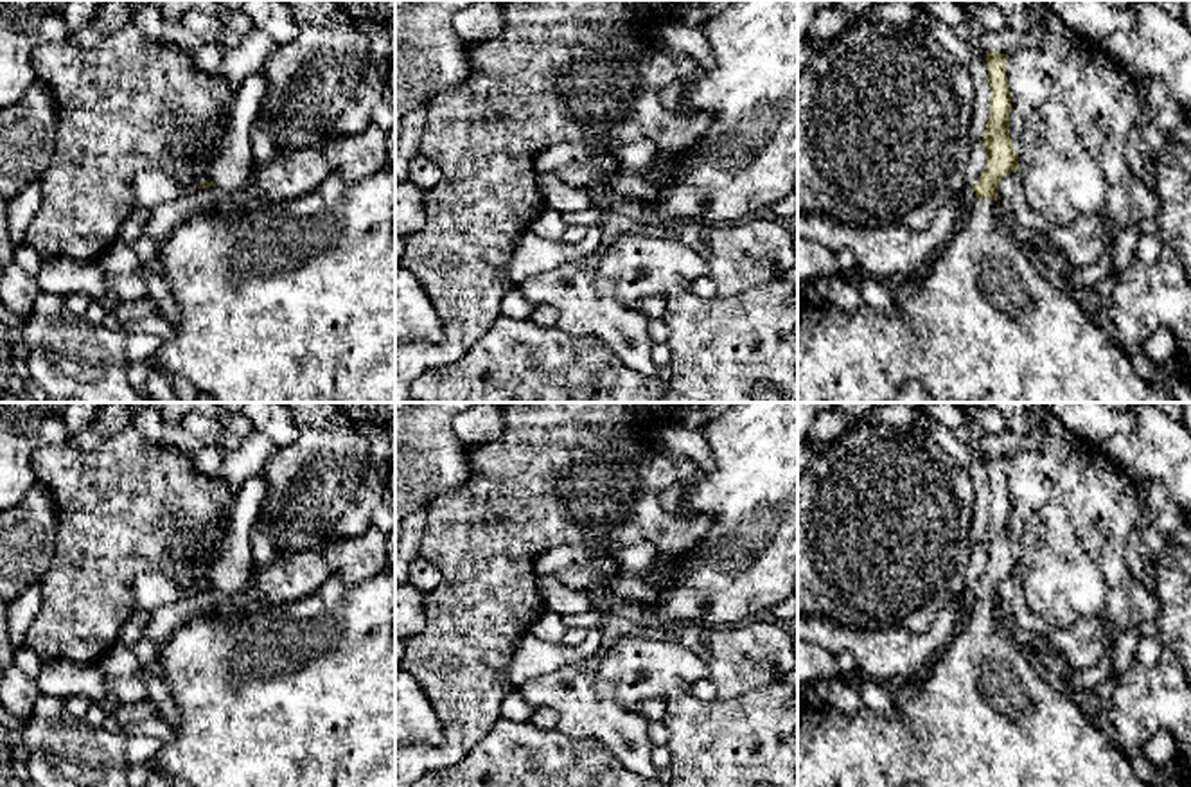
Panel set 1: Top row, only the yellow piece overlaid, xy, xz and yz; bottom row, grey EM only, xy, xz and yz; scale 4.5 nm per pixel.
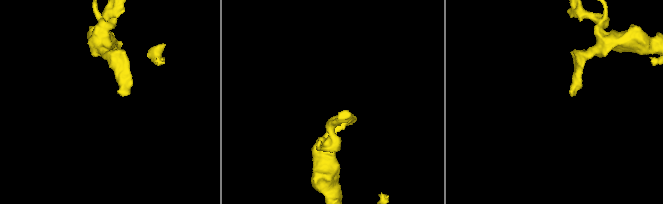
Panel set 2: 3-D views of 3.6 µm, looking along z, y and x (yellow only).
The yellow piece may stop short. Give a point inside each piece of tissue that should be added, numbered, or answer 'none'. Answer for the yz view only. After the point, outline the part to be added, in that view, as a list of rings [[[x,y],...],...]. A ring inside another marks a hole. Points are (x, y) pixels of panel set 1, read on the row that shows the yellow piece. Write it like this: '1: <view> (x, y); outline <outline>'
1: yz (979, 324); outline [[[974,199],[950,243],[920,277],[889,282],[896,300],[895,311],[884,313],[862,304],[846,313],[819,300],[805,300],[798,305],[798,402],[895,402],[896,394],[907,383],[918,383],[932,402],[1173,402],[1166,392],[1135,374],[1130,359],[1132,350],[1125,349],[1105,325],[1092,322],[1071,296],[1071,291],[1058,284],[1056,277],[1045,279],[1035,270],[1020,244],[1001,230],[995,201]]]

